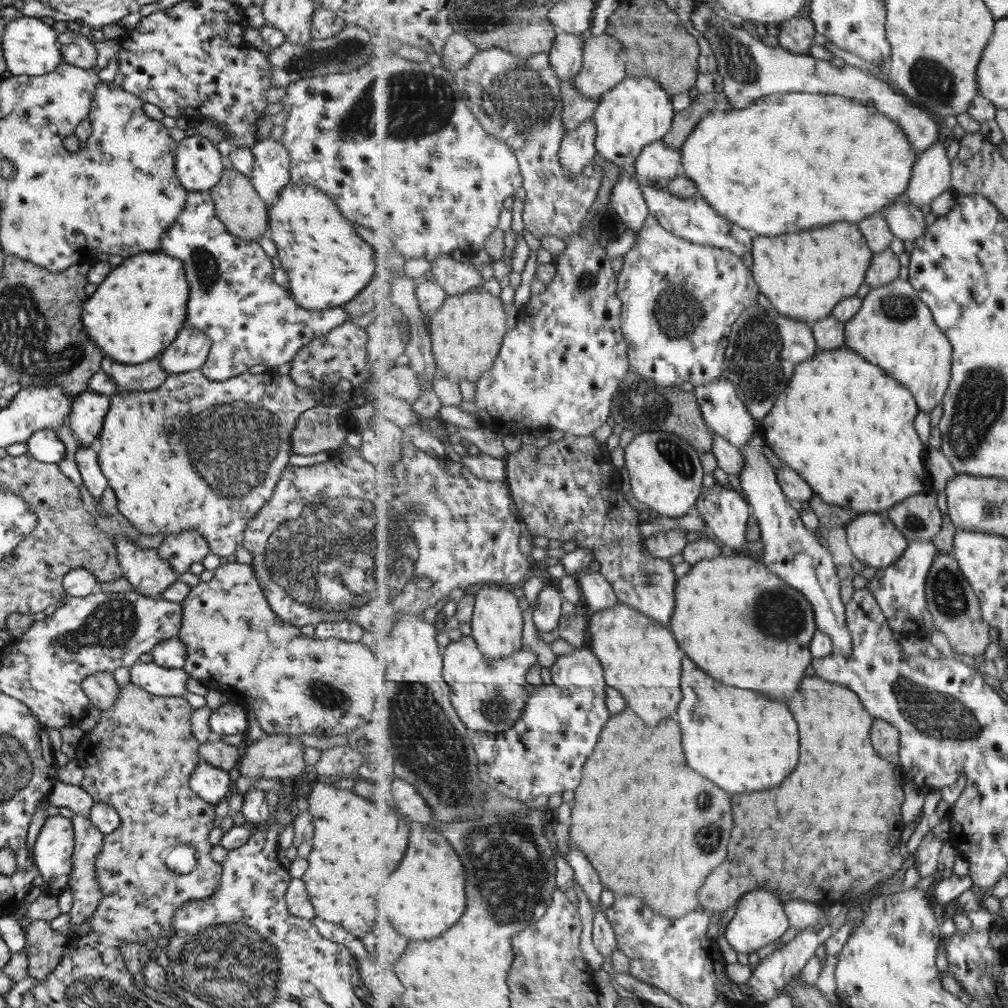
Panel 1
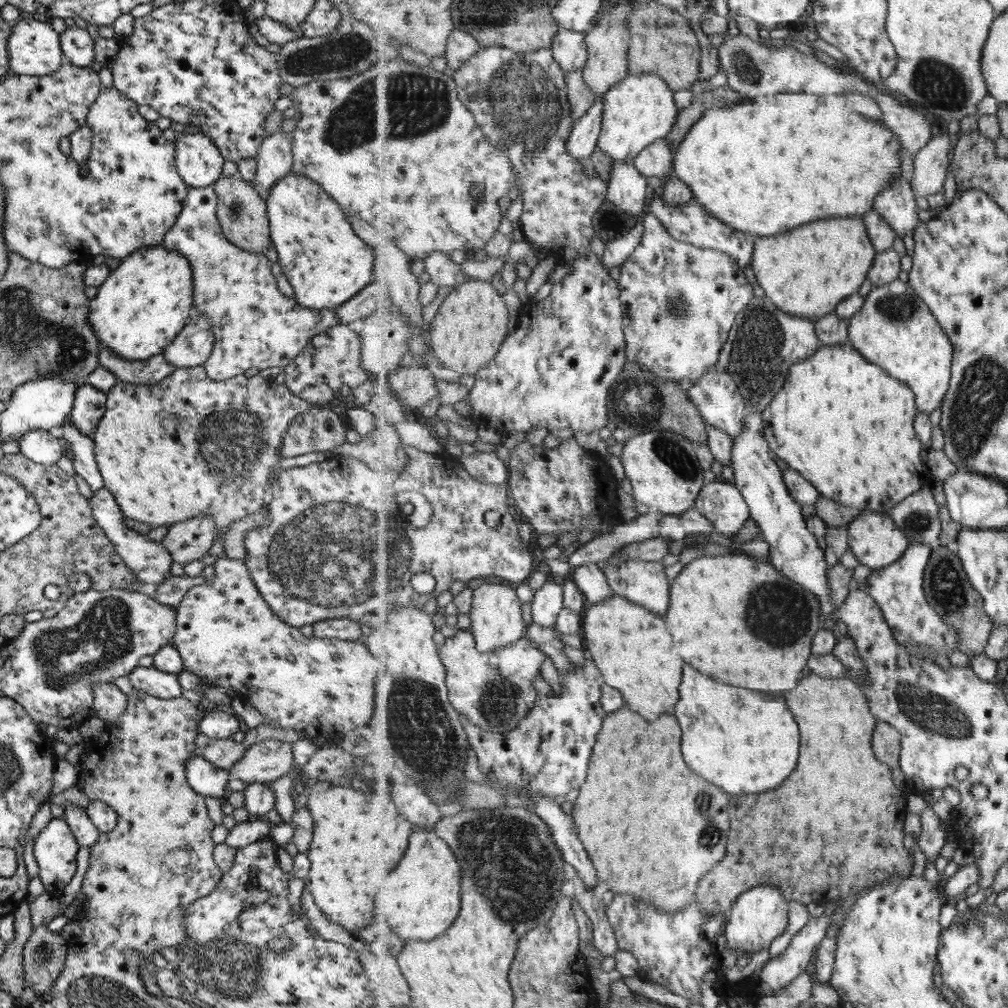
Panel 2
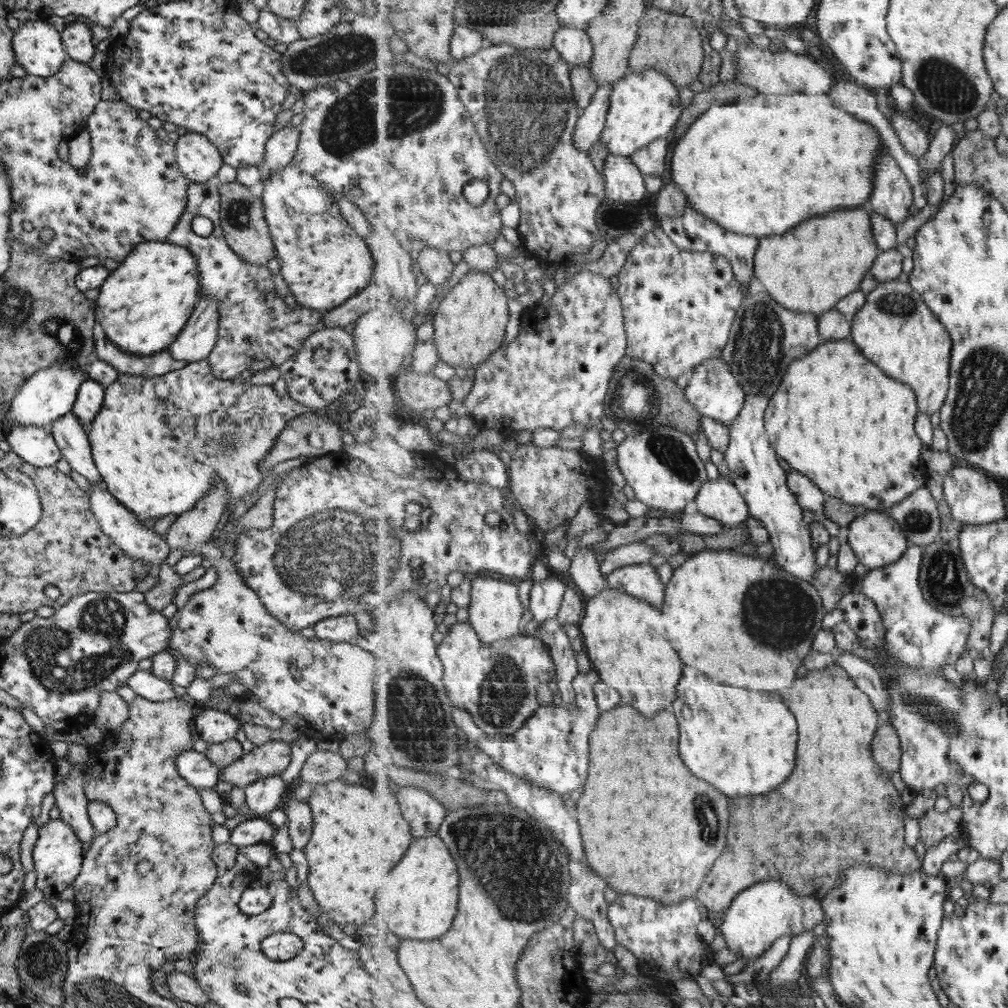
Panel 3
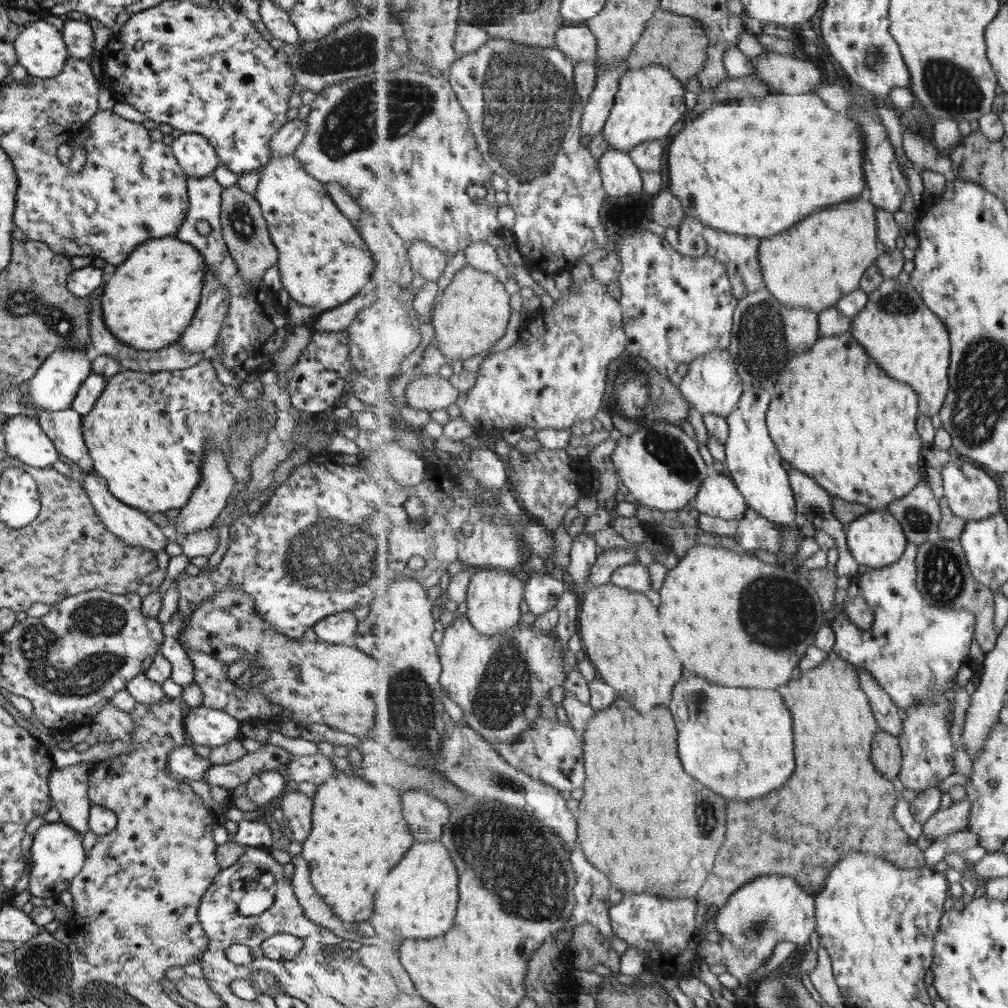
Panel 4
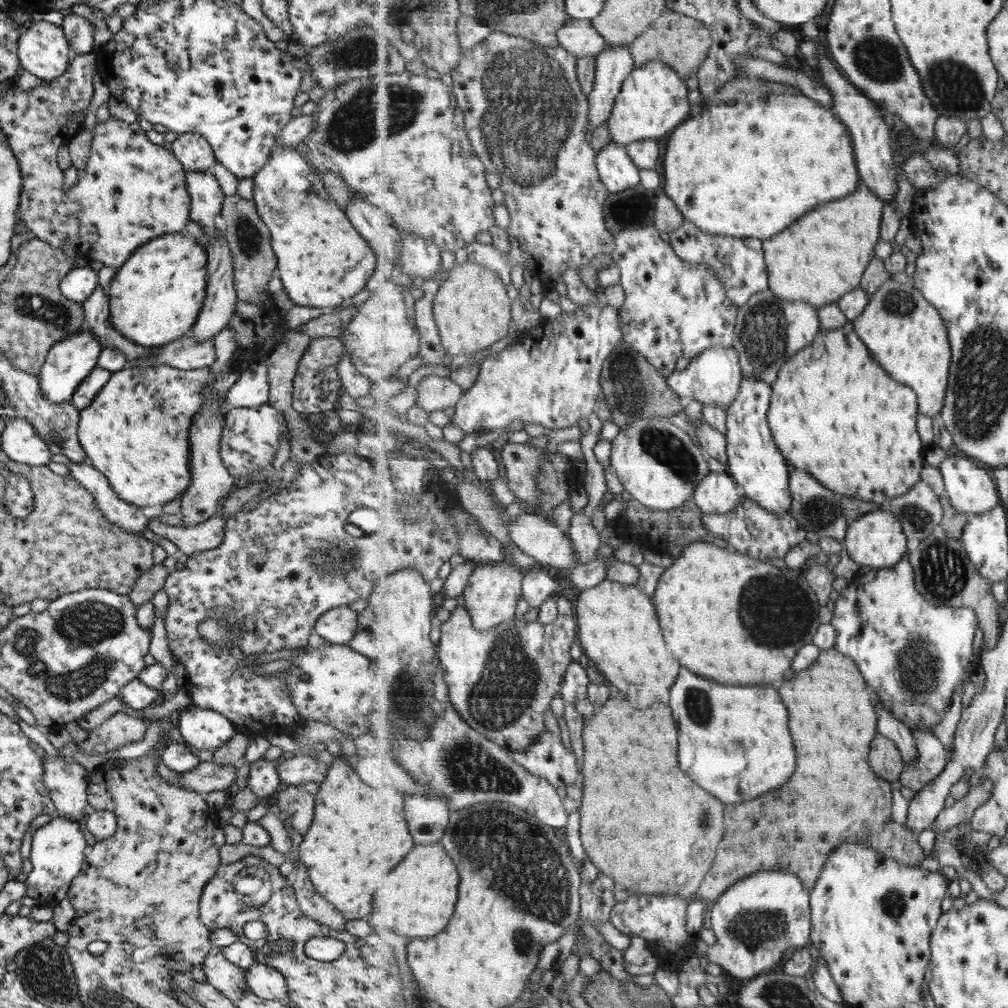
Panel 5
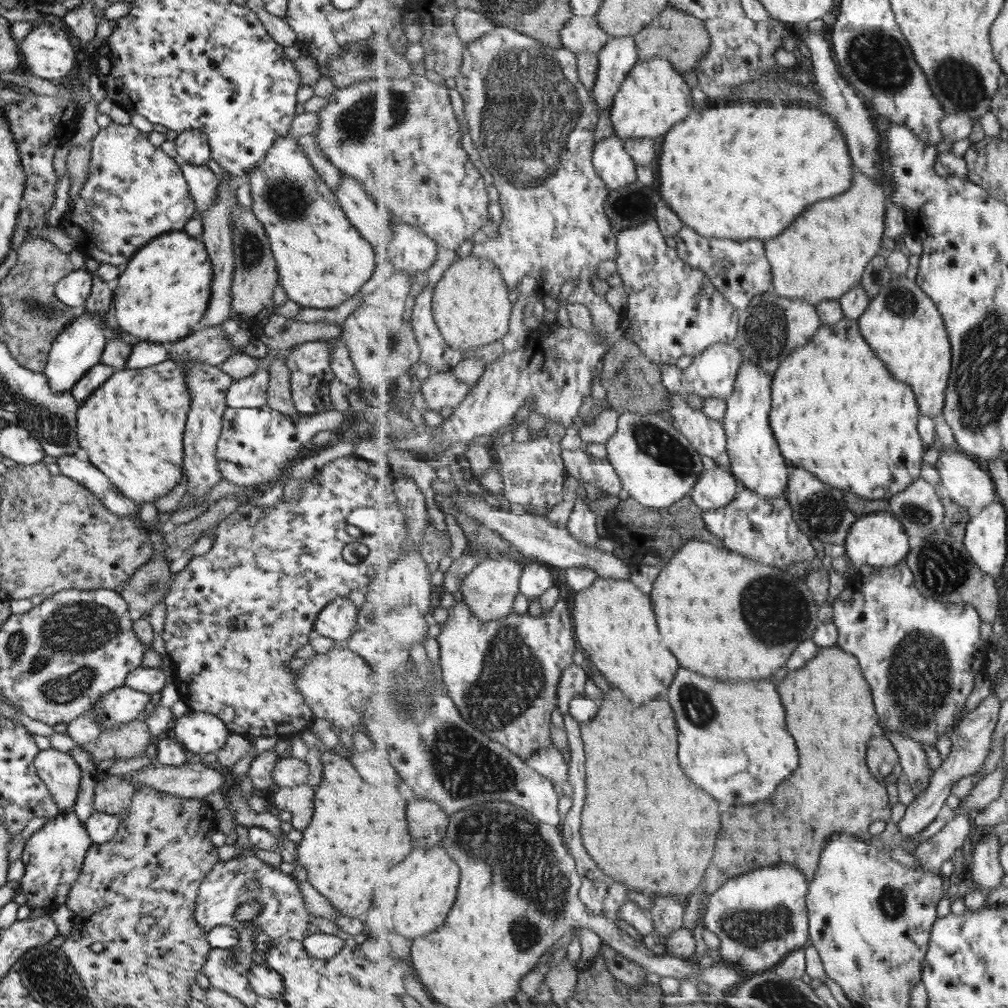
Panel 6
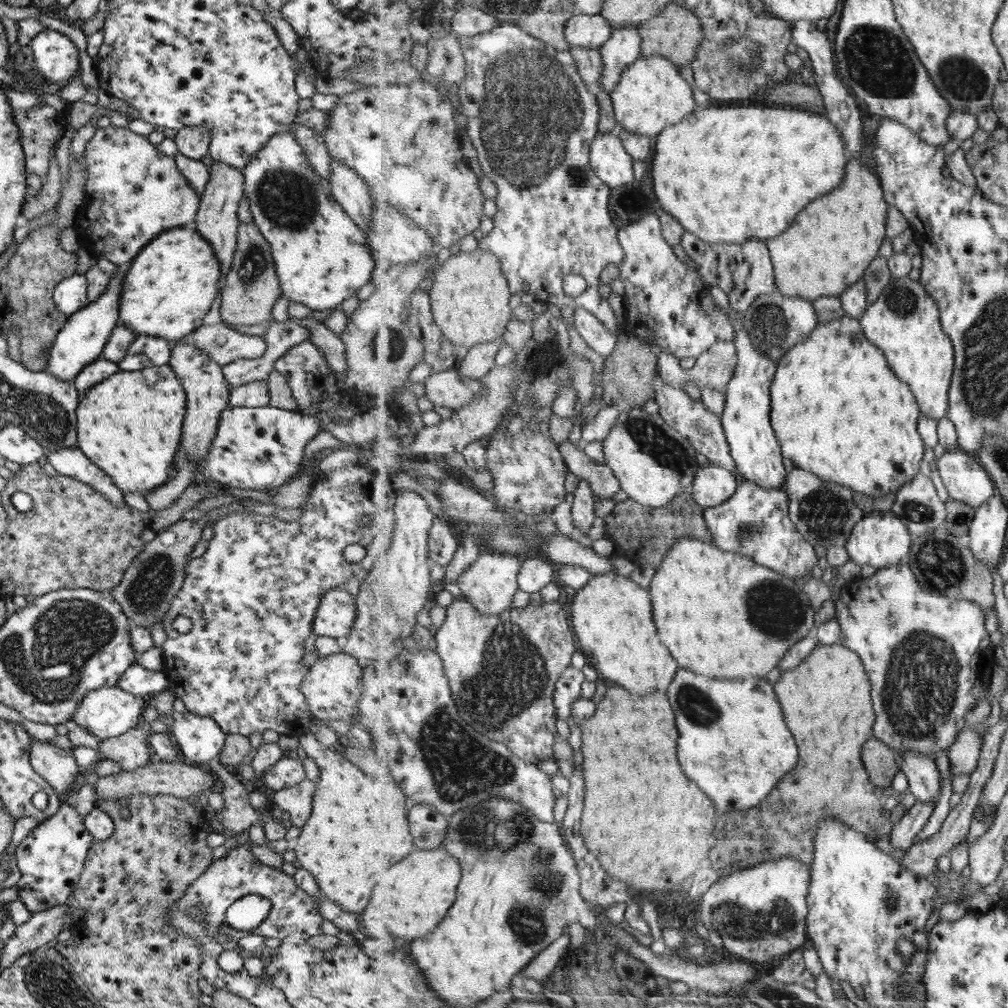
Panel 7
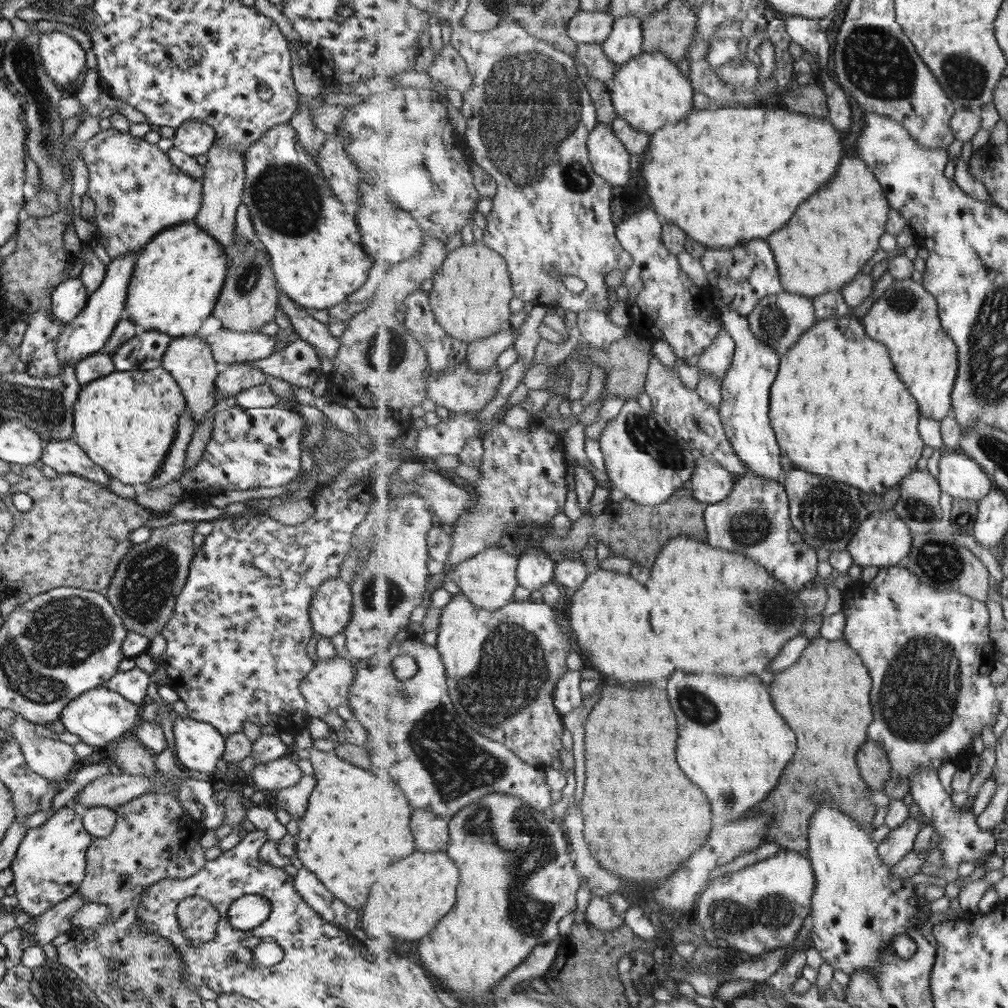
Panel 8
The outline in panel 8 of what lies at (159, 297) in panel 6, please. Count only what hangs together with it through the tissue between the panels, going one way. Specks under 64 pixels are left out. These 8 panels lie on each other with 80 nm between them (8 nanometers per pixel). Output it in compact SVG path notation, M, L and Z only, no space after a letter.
M194 221L159 231L139 250L126 288L123 317L134 322L138 330L162 332L171 338L200 334L207 327L207 320L223 286L229 257L224 248Z

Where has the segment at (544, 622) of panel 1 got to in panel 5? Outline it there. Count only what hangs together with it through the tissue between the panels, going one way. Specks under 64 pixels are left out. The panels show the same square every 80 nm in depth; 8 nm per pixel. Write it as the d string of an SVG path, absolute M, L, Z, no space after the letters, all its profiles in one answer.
M533 566L524 576L523 599L530 607L540 606L551 596L558 594L559 584L556 578L551 578L545 570Z

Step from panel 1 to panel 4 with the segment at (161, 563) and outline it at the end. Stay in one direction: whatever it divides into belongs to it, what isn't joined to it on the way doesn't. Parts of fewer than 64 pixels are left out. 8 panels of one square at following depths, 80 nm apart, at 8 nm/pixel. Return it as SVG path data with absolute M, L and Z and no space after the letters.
M94 471L82 472L82 487L87 493L88 501L90 502L99 522L103 524L103 528L107 532L111 532L113 536L117 536L121 542L125 542L127 546L135 546L135 548L143 548L149 550L151 554L156 555L157 552L163 552L169 541L166 536L166 531L159 529L157 525L149 521L148 516L129 508L129 506L122 504L119 500L108 491L105 479L97 476Z

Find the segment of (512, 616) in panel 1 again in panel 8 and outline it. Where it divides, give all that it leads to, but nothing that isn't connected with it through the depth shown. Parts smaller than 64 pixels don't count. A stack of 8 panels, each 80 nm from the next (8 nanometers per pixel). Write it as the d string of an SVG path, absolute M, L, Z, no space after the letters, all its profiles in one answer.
M500 545L485 549L477 556L464 561L448 576L473 604L476 604L480 609L494 611L506 607L514 599L515 590L520 585L518 581L518 566L520 564L518 553L505 545Z

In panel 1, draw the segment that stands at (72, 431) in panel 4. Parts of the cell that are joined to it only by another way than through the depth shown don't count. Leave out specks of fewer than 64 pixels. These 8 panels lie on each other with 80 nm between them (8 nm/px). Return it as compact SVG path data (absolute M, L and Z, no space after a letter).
M77 444L74 461L81 476L82 484L92 496L95 506L99 504L99 496L106 486L106 478L99 468L95 448Z

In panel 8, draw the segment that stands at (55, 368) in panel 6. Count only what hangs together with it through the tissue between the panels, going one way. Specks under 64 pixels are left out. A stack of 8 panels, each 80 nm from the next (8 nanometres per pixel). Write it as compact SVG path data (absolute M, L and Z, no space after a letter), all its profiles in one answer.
M135 251L112 258L106 265L101 284L97 287L97 290L88 295L85 307L73 320L63 325L55 346L61 372L63 372L63 362L70 362L74 366L78 360L97 353L109 338L117 321L123 318L126 288L138 253L139 251Z

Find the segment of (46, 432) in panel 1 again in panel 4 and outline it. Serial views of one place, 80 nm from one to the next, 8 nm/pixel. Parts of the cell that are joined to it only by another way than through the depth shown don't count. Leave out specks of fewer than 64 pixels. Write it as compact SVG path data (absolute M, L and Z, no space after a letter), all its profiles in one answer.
M25 415L10 417L2 428L4 452L35 468L51 467L58 452L42 432L36 420Z

